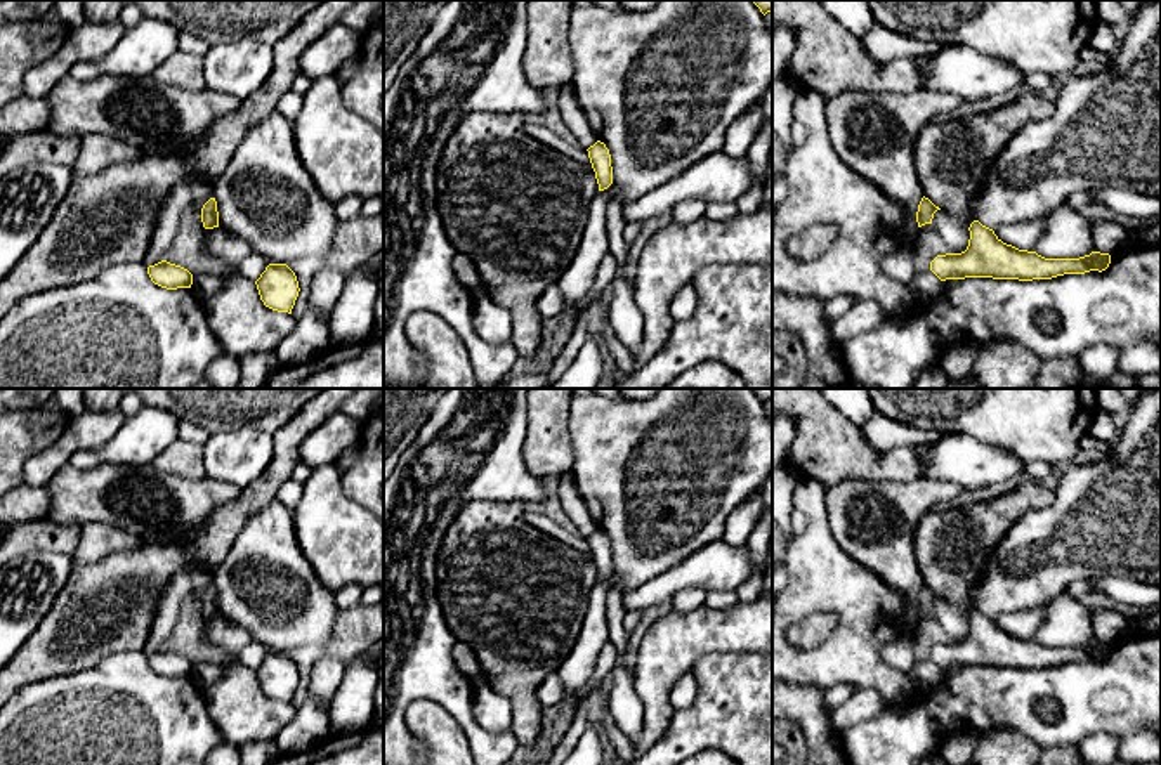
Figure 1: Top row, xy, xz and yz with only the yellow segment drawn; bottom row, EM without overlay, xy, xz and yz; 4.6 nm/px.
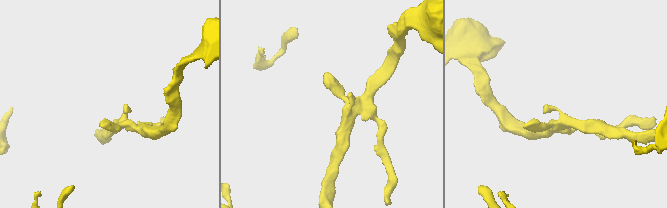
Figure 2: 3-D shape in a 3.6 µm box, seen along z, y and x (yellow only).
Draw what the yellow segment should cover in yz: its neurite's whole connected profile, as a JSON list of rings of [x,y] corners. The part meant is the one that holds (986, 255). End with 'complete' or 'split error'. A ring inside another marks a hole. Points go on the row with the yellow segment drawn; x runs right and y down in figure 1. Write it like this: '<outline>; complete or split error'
[[[974,220],[968,227],[968,246],[961,253],[937,255],[930,271],[941,279],[993,278],[993,279],[1052,279],[1064,274],[1105,271],[1109,253],[1092,252],[1079,258],[1045,258],[1036,252],[1019,250],[1003,243],[993,229]]]; complete

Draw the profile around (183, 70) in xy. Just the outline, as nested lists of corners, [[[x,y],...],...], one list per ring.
[[[179,49],[154,69],[153,78],[187,92],[207,90],[203,57]]]

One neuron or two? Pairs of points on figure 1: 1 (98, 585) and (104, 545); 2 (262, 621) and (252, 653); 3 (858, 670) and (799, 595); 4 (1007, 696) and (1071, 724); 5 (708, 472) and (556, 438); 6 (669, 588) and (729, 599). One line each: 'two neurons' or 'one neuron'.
1: two neurons
2: two neurons
3: one neuron
4: one neuron
5: two neurons
6: two neurons

